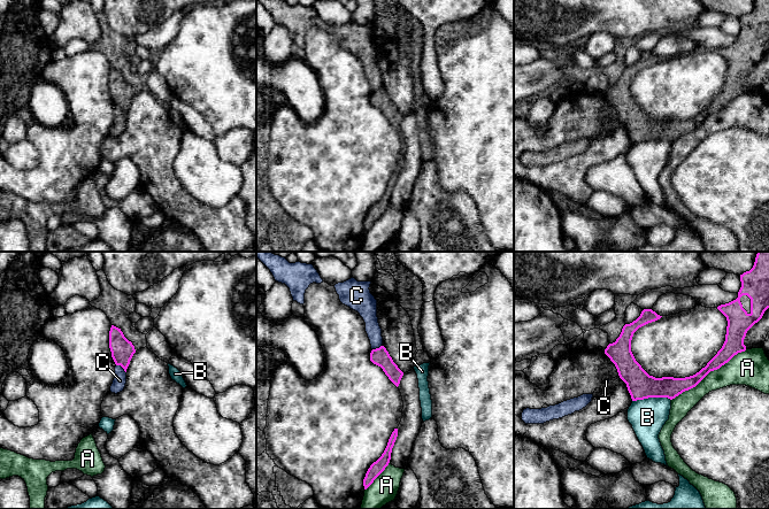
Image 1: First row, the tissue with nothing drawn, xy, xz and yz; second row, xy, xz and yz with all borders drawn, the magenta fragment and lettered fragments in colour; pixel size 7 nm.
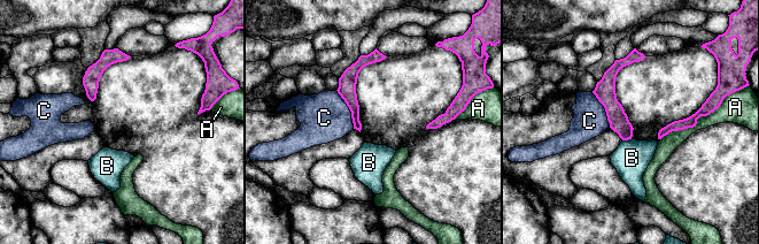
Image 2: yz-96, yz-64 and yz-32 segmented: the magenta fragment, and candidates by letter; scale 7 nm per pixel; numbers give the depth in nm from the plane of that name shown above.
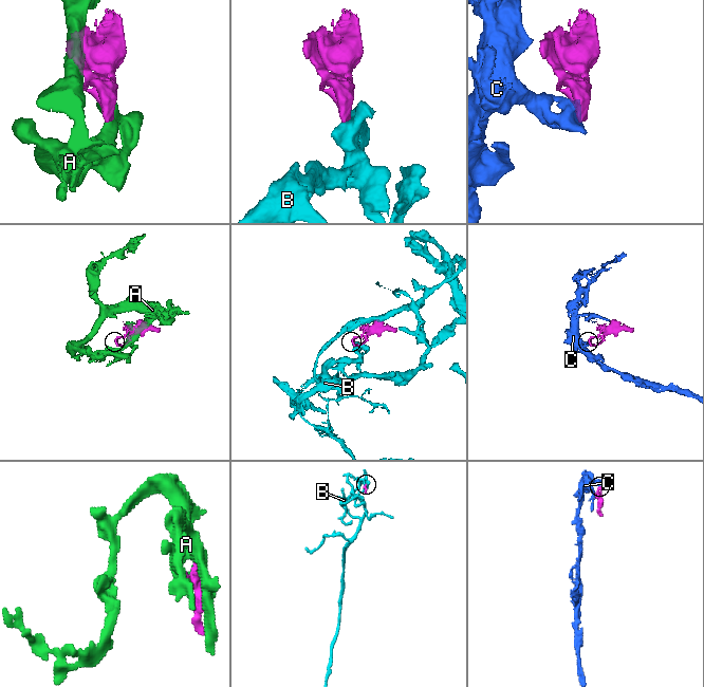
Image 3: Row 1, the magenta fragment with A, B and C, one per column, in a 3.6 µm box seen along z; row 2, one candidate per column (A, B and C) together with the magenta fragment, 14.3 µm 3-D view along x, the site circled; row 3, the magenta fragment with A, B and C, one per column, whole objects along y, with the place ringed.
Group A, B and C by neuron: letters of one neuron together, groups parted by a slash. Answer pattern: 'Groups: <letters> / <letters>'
Groups: A / B / C

